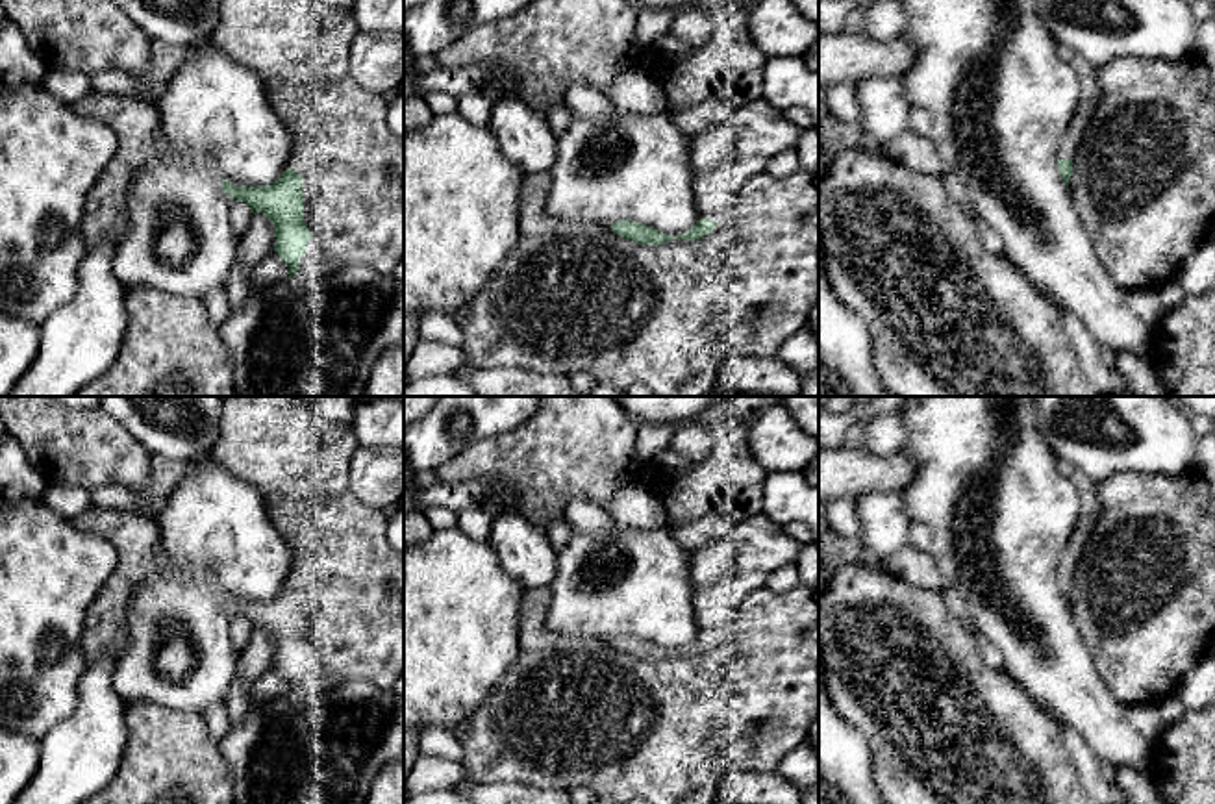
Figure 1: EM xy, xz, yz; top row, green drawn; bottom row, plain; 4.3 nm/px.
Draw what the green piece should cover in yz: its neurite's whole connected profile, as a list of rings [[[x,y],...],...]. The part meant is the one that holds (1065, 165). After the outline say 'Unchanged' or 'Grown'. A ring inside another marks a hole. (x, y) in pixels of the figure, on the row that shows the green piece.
[[[1059,46],[1058,52],[1061,59],[1076,72],[1078,82],[1082,85],[1082,98],[1078,102],[1074,119],[1058,152],[1058,169],[1063,182],[1069,187],[1069,178],[1072,174],[1072,161],[1076,157],[1082,137],[1087,126],[1091,124],[1093,111],[1100,98],[1100,83],[1098,83],[1095,67],[1087,63],[1082,56],[1078,56],[1067,46]]]. Grown

